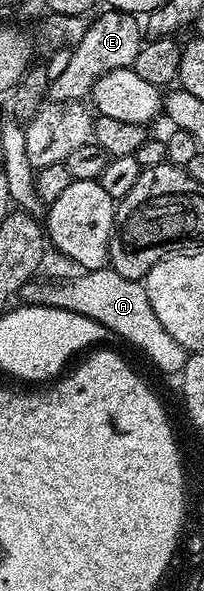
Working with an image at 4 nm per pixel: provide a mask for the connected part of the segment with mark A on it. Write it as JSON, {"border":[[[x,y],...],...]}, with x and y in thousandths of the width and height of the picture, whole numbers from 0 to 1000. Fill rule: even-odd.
{"border":[[[520,450],[382,462],[377,469],[309,477],[191,477],[167,470],[118,479],[88,494],[98,513],[127,518],[221,518],[324,523],[485,545],[588,574],[681,589],[819,633],[873,635],[907,623],[922,597],[887,587],[760,533],[721,504],[711,482],[672,474],[613,472]]]}

